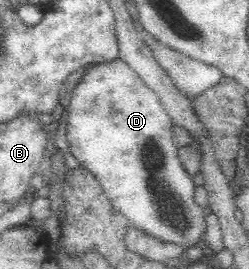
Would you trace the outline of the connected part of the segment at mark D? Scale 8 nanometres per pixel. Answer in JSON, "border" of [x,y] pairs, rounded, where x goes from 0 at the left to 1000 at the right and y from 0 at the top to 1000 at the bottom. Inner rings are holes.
{"border":[[[494,219],[365,245],[293,327],[269,413],[265,517],[277,561],[309,584],[313,610],[341,617],[406,677],[438,747],[514,810],[514,825],[639,888],[711,900],[743,929],[811,903],[843,859],[835,825],[823,825],[835,781],[791,762],[775,740],[775,669],[735,628],[715,550],[695,535],[687,435],[631,349]]]}

